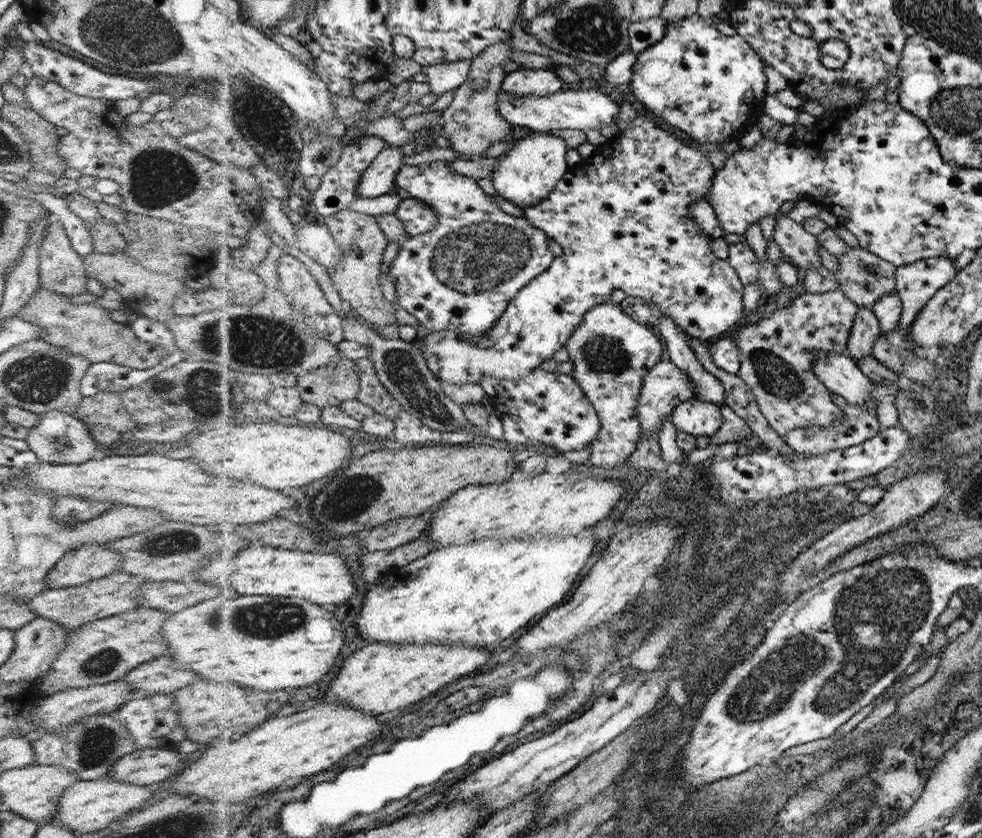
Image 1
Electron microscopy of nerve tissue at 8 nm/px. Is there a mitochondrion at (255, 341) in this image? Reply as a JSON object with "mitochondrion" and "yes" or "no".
{"mitochondrion":"yes"}

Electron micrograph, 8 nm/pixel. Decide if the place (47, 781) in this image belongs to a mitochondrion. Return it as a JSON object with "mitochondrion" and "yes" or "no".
{"mitochondrion":"no"}

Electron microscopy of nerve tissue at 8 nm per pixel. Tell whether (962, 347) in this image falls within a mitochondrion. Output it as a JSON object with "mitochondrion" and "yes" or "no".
{"mitochondrion":"no"}

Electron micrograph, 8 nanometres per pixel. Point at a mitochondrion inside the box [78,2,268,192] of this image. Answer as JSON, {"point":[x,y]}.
{"point":[96,38]}

